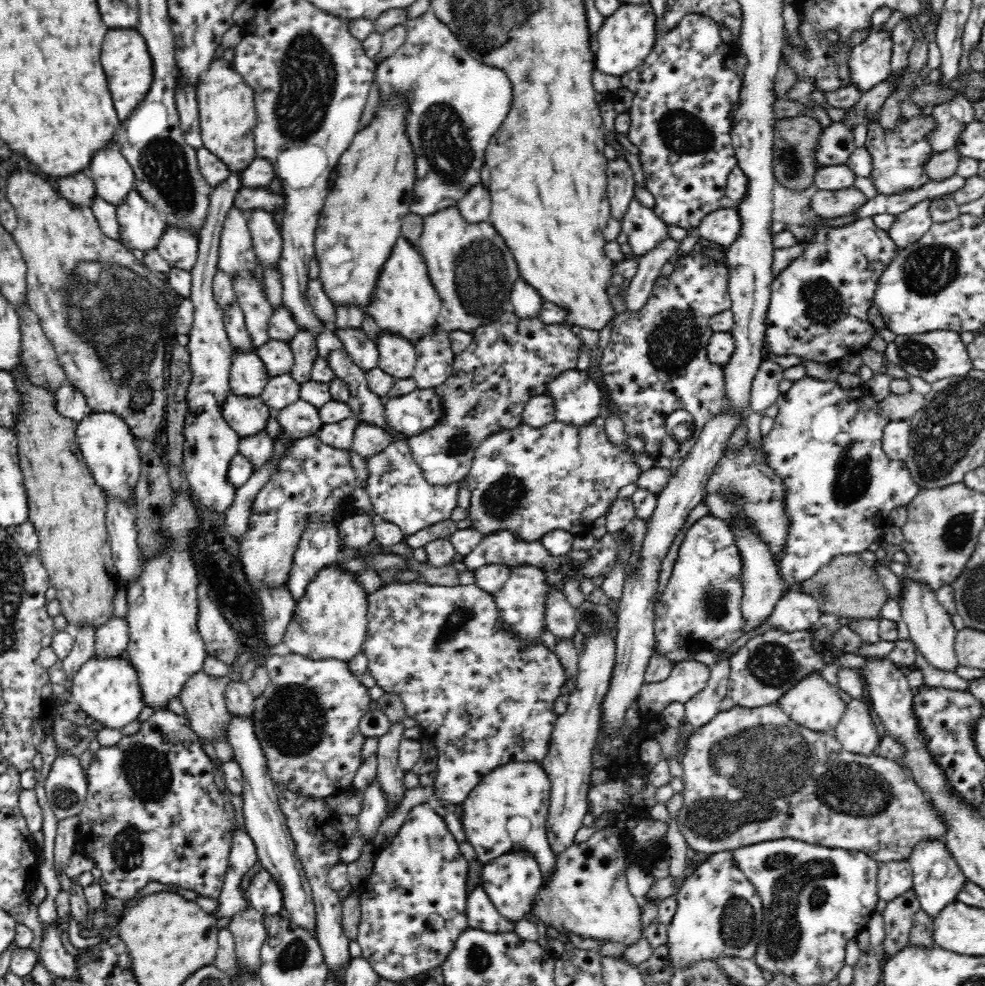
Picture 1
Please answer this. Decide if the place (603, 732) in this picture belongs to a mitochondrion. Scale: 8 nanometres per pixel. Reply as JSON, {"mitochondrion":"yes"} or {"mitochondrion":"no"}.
{"mitochondrion":"no"}

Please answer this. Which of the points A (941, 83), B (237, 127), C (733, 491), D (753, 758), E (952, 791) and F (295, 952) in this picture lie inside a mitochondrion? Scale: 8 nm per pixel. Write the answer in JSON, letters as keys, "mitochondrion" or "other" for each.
{"A":"other","B":"other","C":"mitochondrion","D":"mitochondrion","E":"other","F":"mitochondrion"}

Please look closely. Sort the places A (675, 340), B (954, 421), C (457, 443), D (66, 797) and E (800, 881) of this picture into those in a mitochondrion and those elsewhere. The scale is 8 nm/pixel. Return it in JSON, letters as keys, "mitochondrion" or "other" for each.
{"A":"mitochondrion","B":"mitochondrion","C":"mitochondrion","D":"mitochondrion","E":"mitochondrion"}

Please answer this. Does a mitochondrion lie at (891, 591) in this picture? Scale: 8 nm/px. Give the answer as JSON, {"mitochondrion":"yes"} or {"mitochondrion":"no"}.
{"mitochondrion":"no"}

